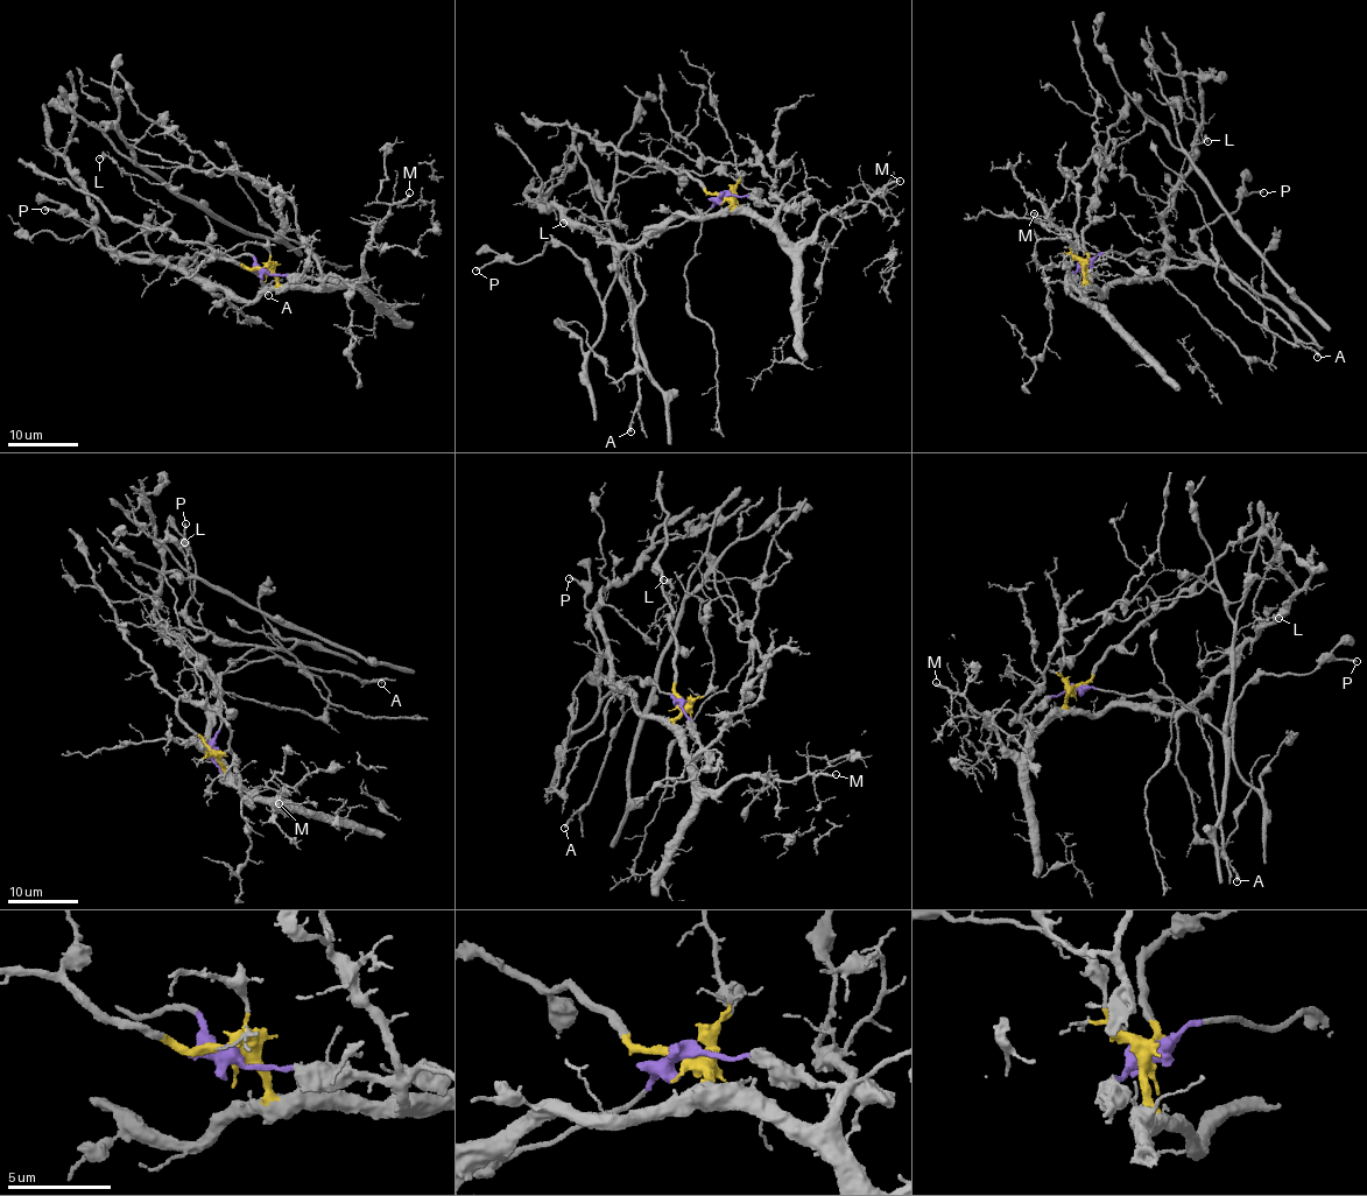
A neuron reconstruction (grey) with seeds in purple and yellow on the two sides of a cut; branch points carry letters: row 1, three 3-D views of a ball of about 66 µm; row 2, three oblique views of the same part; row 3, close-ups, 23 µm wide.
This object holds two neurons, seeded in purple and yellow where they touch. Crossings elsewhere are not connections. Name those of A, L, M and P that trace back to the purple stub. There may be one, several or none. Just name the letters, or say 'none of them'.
P

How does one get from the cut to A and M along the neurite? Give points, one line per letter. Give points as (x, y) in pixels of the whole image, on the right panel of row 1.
A: (1083, 264), (1084, 282), (1101, 296), (1113, 285), (1176, 267), (1227, 268), (1318, 357)
M: (1083, 264), (1086, 285), (1080, 293), (1093, 305), (1069, 275), (1065, 259), (1071, 240), (1036, 220), (1034, 213)

